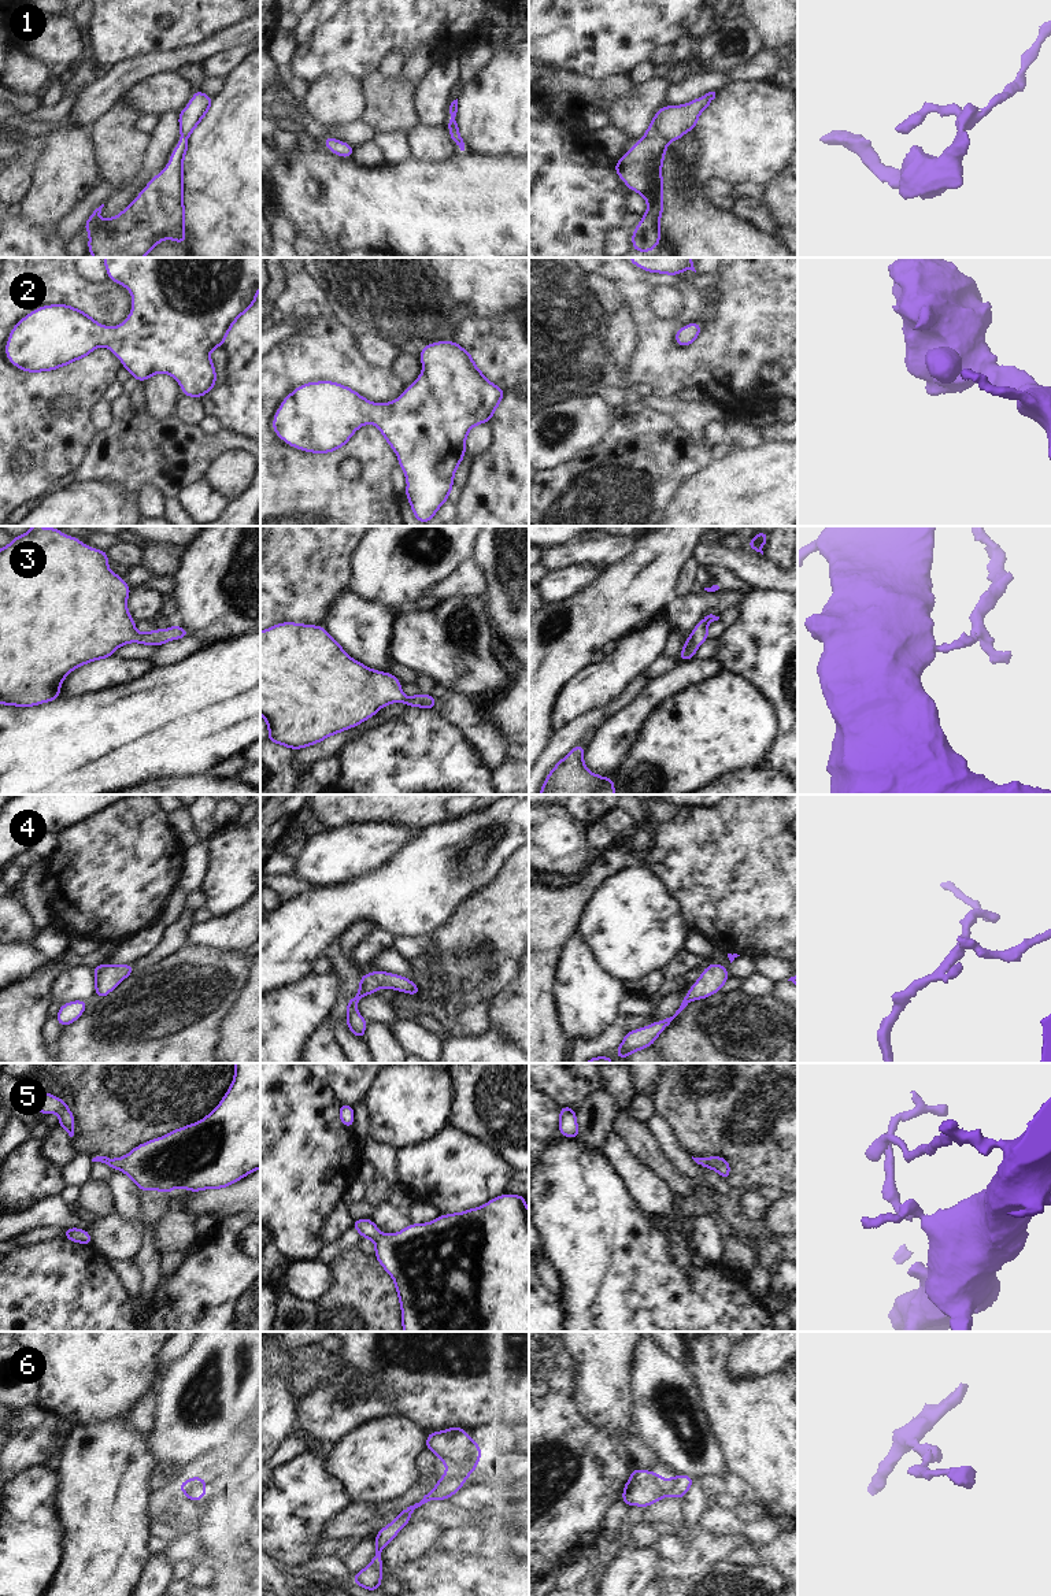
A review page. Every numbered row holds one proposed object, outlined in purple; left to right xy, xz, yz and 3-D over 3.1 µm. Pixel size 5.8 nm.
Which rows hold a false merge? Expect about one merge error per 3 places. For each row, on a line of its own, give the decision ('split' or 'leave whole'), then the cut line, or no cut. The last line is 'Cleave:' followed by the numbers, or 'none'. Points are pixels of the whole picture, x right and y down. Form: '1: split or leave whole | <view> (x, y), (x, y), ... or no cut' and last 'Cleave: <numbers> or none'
1: leave whole | no cut
2: leave whole | no cut
3: leave whole | no cut
4: leave whole | no cut
5: leave whole | no cut
6: leave whole | no cut
Cleave: none

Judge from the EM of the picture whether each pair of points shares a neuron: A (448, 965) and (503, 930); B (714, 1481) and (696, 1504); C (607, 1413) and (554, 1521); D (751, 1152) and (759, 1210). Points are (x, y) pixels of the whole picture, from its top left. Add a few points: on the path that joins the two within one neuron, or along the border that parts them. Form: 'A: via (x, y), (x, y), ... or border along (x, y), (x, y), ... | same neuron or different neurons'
A: via (462, 959), (489, 933) | same neuron
B: border along (698, 1480), (707, 1499) | different neurons
C: border along (576, 1406), (589, 1422), (607, 1435) | different neurons
D: border along (752, 1191), (742, 1193) | different neurons

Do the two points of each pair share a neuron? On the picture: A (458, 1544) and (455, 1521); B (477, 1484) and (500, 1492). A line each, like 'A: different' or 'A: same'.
A: different
B: same

